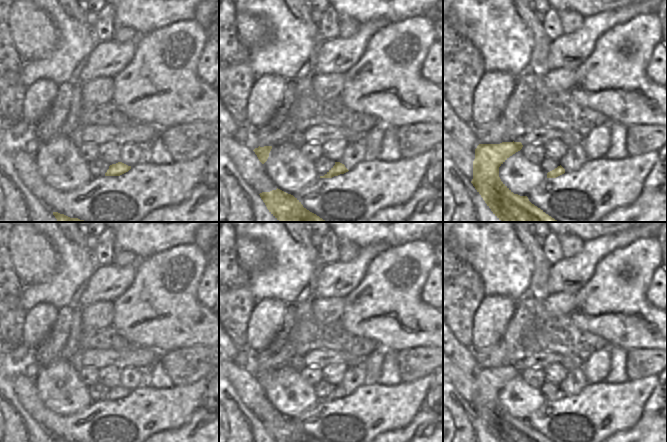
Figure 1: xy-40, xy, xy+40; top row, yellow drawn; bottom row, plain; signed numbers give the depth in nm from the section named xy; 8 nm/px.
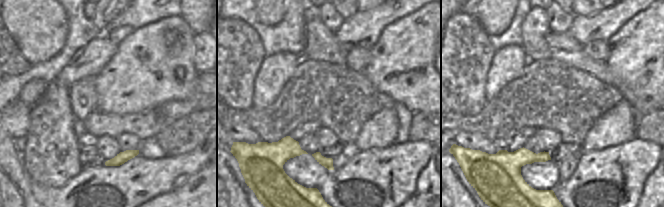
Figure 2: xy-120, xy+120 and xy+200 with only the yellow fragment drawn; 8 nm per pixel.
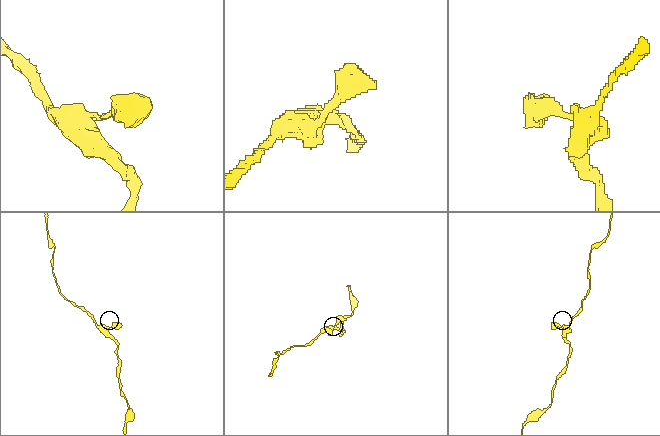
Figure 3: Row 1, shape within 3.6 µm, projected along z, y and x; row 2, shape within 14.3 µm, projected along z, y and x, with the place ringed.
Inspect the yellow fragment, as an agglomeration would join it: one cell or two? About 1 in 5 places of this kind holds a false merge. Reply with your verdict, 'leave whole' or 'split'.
leave whole

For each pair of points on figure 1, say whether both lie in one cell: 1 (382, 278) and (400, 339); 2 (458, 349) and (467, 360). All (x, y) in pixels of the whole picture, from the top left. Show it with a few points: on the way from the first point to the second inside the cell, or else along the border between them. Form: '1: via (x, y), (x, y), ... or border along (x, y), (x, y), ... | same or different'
1: via (399, 298), (428, 328), (427, 332), (420, 333) | same
2: via (459, 352), (464, 357) | same

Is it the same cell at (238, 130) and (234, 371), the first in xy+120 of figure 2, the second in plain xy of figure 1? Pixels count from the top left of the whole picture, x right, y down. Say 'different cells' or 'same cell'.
different cells

